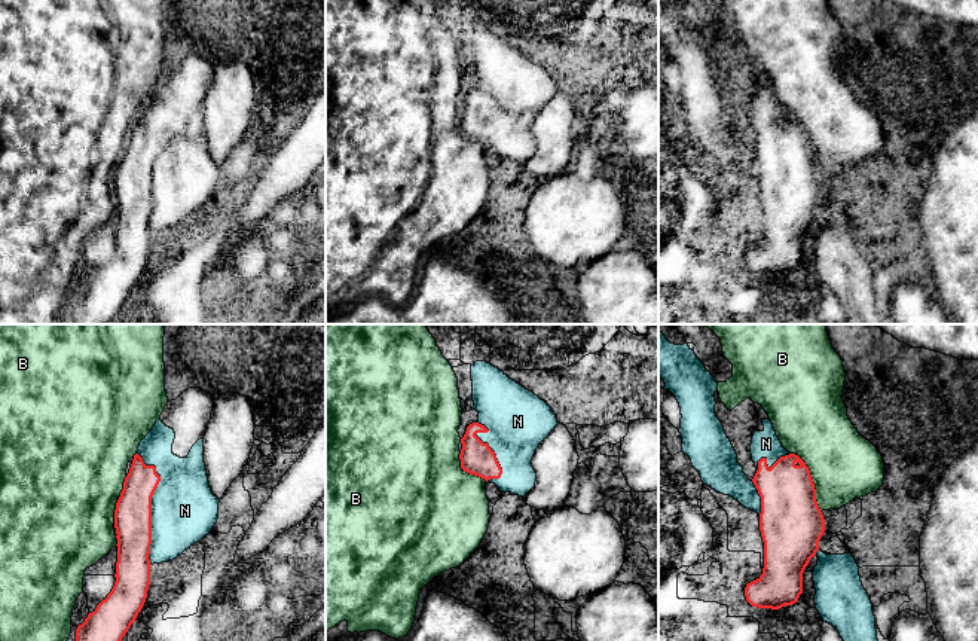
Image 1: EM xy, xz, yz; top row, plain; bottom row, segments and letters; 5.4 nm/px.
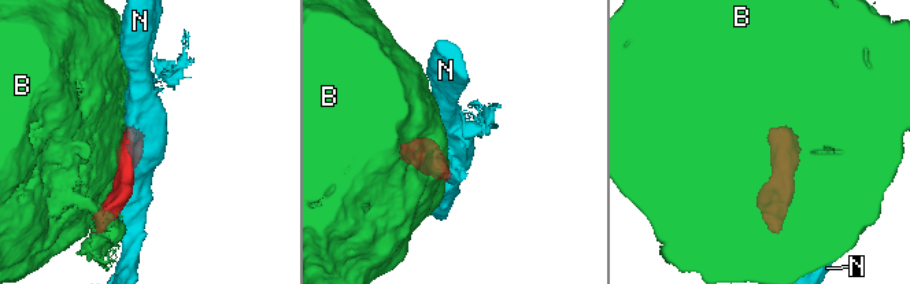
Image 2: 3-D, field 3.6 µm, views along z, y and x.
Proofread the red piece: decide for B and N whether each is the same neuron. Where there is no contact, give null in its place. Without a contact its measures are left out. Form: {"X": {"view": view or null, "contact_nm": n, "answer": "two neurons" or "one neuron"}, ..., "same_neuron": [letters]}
{"B": {"view": "yz", "contact_nm": 360, "answer": "two neurons"}, "N": {"view": "xy", "contact_nm": 600, "answer": "two neurons"}, "same_neuron": []}

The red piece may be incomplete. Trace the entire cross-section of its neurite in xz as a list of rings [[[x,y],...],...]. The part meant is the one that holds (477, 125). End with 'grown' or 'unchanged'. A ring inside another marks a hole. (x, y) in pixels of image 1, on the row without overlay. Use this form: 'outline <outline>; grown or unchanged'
outline [[[473,89],[467,94],[464,104],[461,106],[462,116],[459,120],[461,135],[470,141],[479,143],[486,149],[489,146],[499,146],[502,135],[496,126],[495,119],[488,110],[483,110],[476,101],[488,100],[489,97]]]; unchanged

